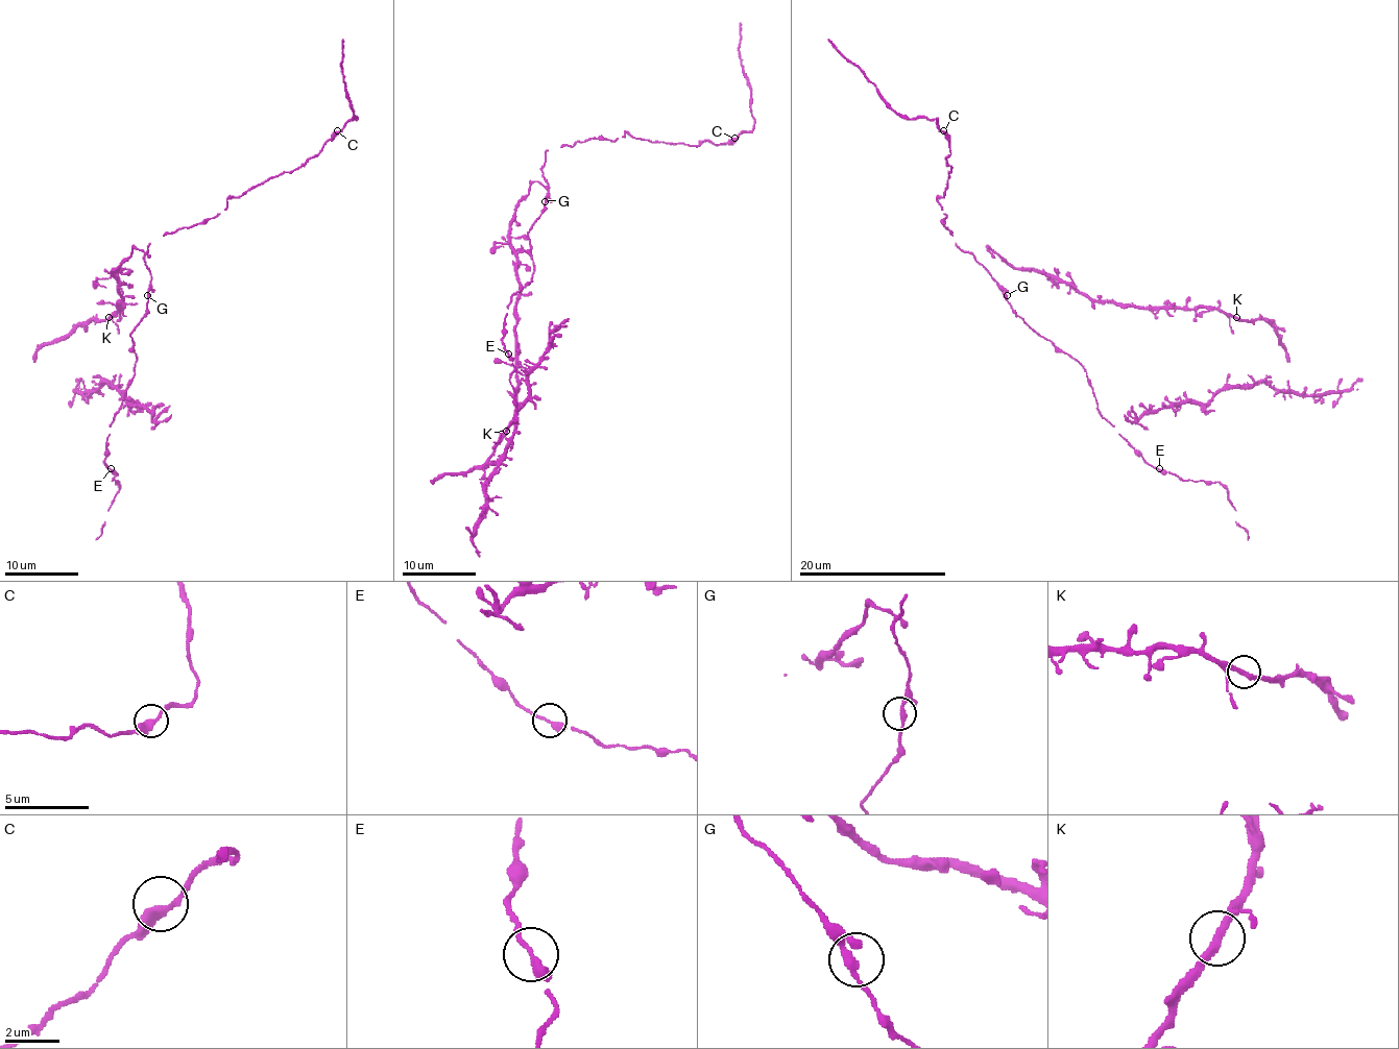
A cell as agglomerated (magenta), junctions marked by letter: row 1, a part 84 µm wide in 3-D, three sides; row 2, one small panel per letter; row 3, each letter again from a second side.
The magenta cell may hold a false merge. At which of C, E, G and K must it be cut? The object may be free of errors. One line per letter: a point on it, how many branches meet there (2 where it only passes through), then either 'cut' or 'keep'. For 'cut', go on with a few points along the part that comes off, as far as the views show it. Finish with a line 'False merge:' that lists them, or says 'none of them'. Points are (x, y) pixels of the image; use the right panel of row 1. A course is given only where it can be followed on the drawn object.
C: (943, 130) | 2 | keep
E: (1159, 468) | 2 | keep
G: (1007, 295) | 2 | keep
K: (1236, 317) | 2 | keep
False merge: none of them

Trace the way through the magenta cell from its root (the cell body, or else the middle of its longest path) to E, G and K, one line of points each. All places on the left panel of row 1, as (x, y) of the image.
E: (131, 250), (147, 254), (150, 290), (147, 313), (130, 334), (136, 367), (110, 425), (104, 461), (110, 468)
G: (131, 250), (141, 249), (147, 254), (147, 269), (150, 273), (150, 290), (147, 295)
K: (131, 250), (114, 271), (119, 281), (121, 300), (119, 308), (107, 317)

